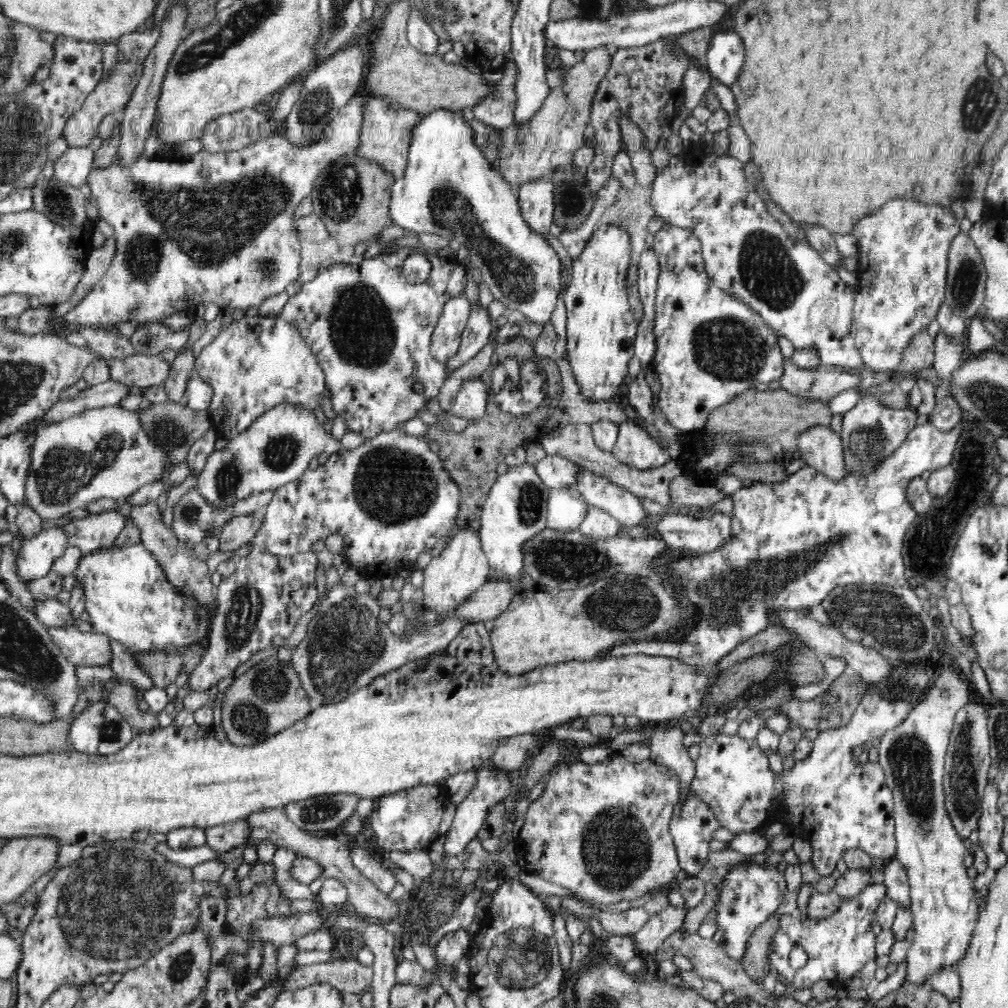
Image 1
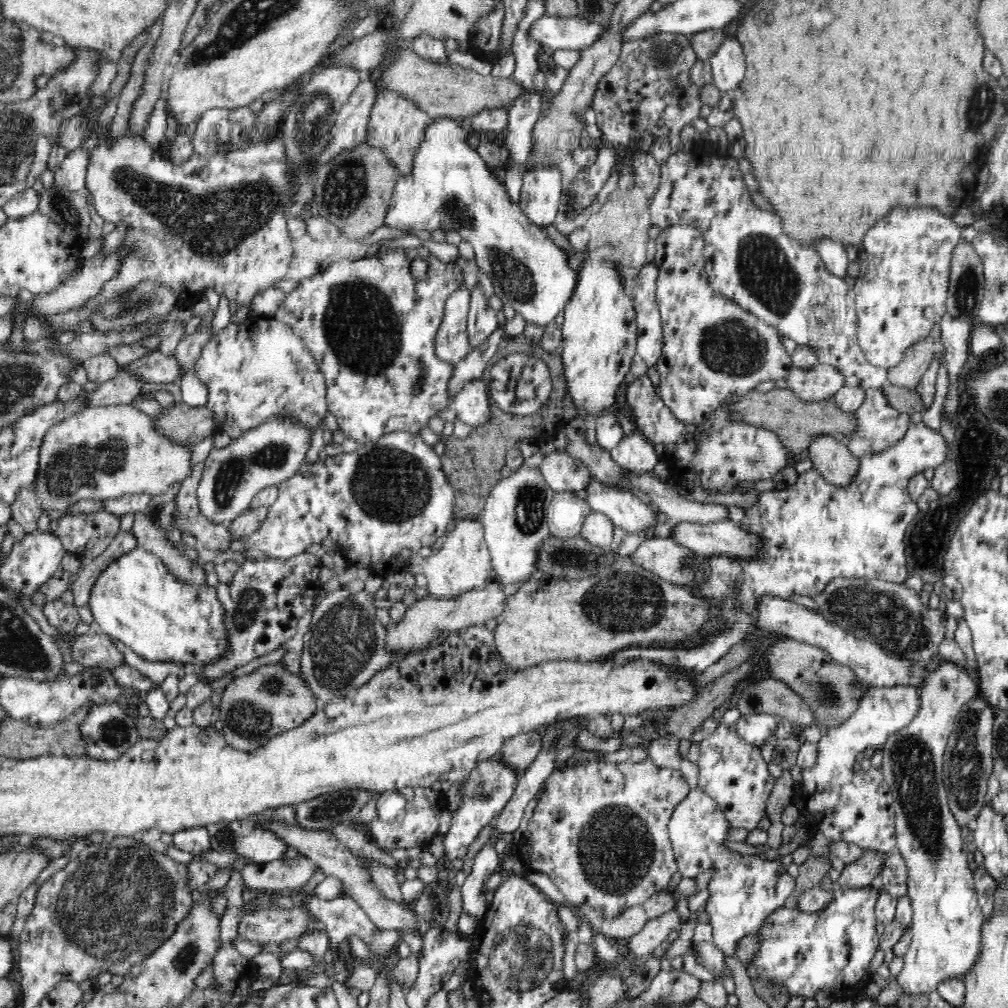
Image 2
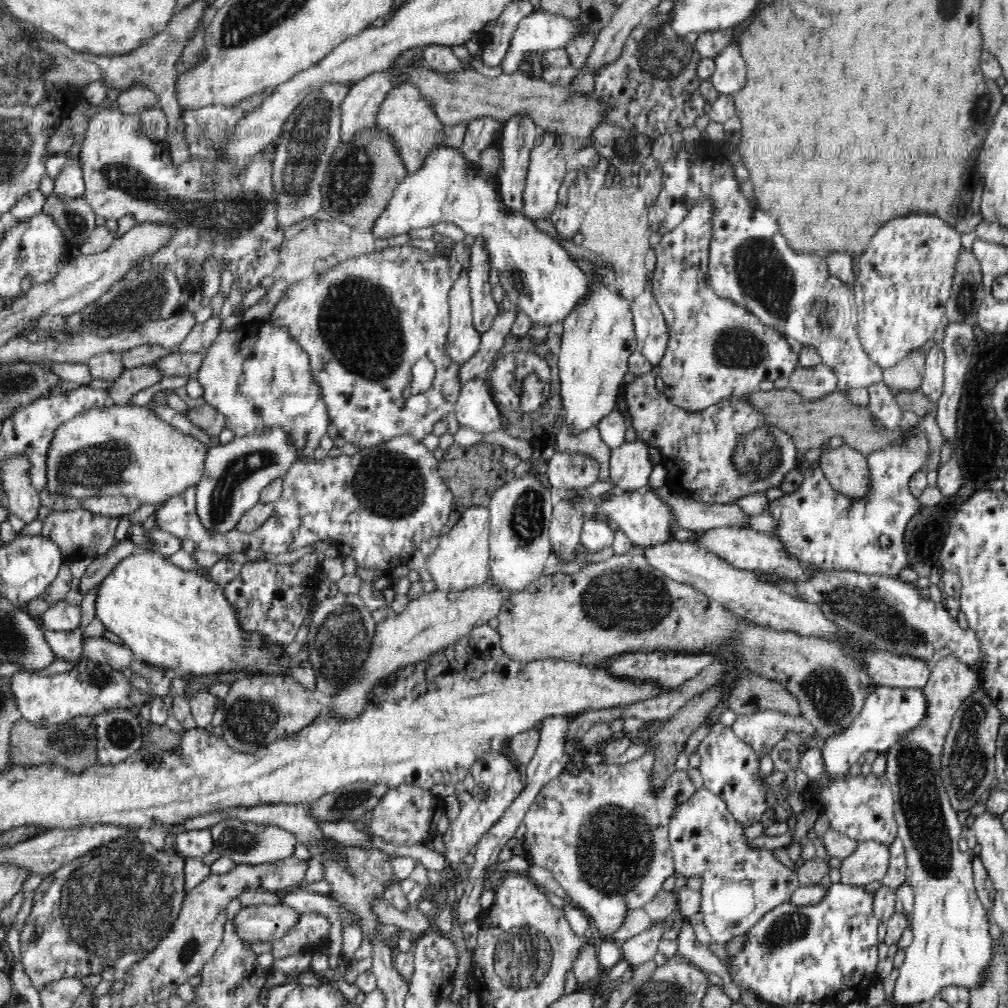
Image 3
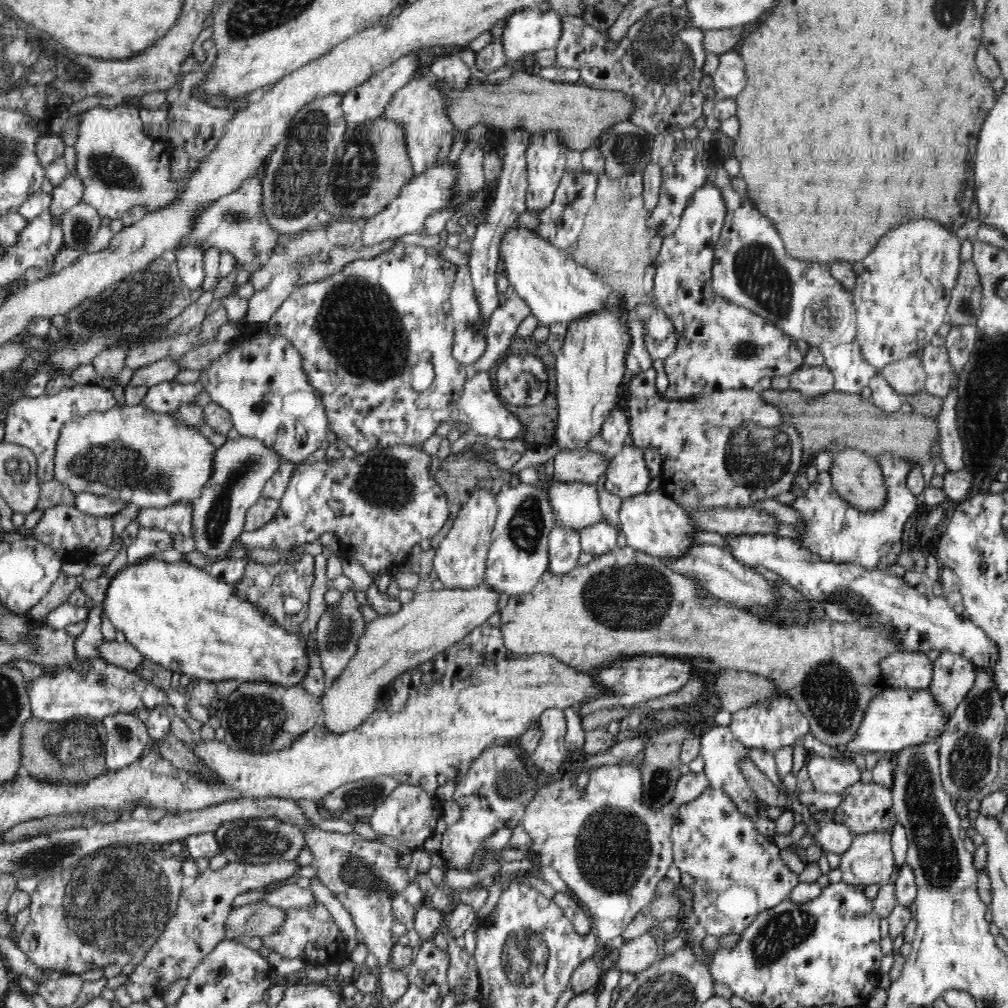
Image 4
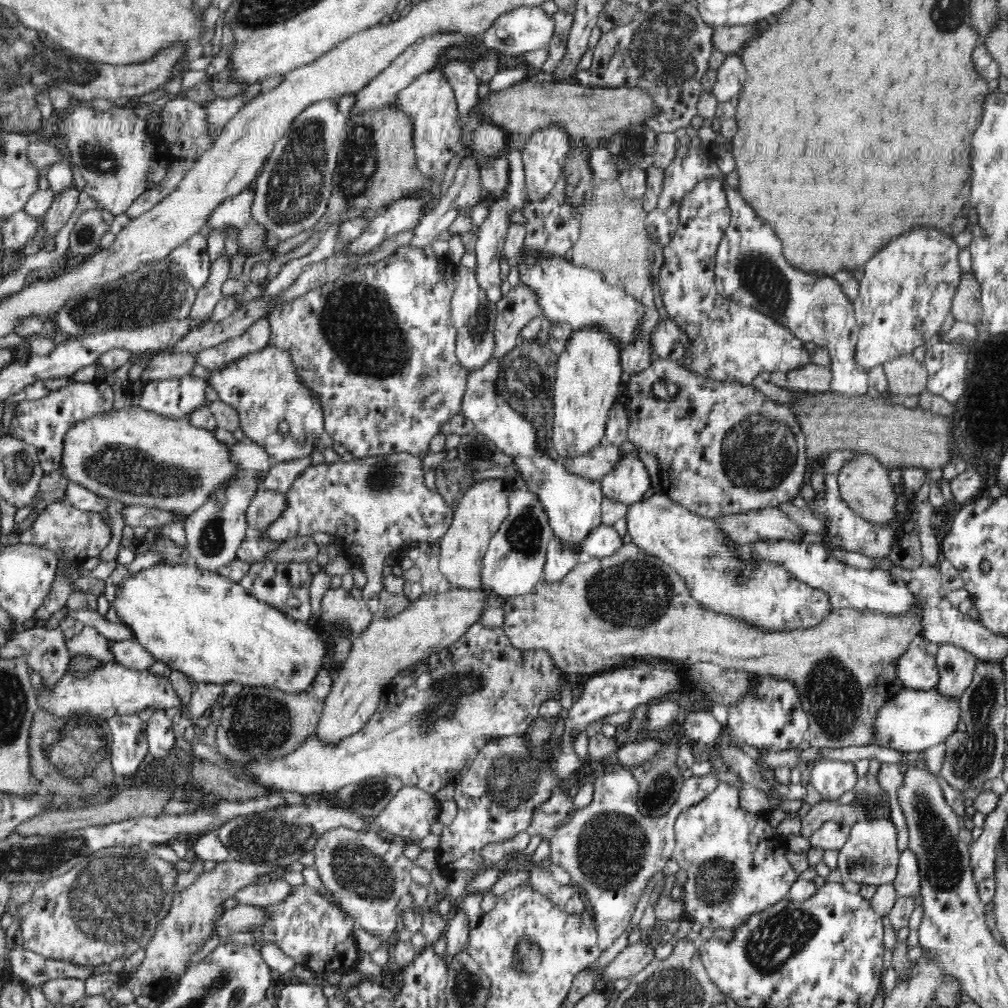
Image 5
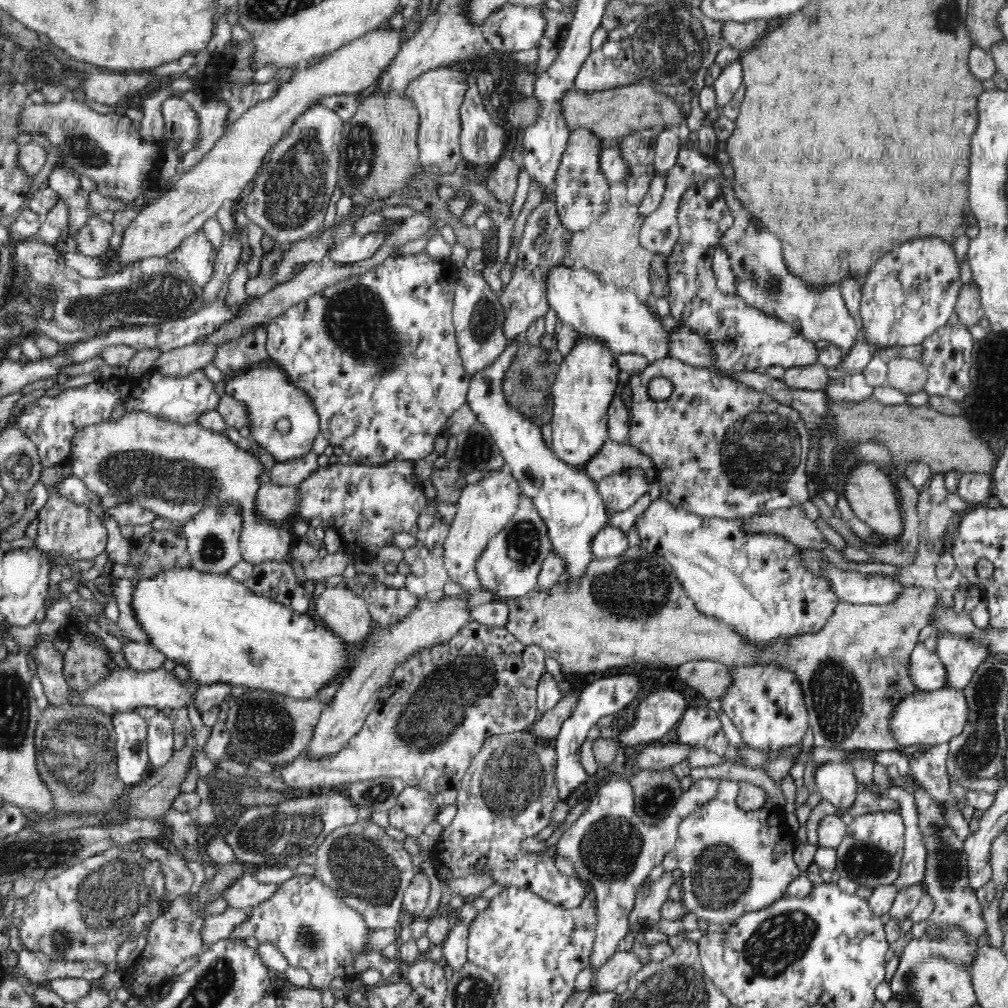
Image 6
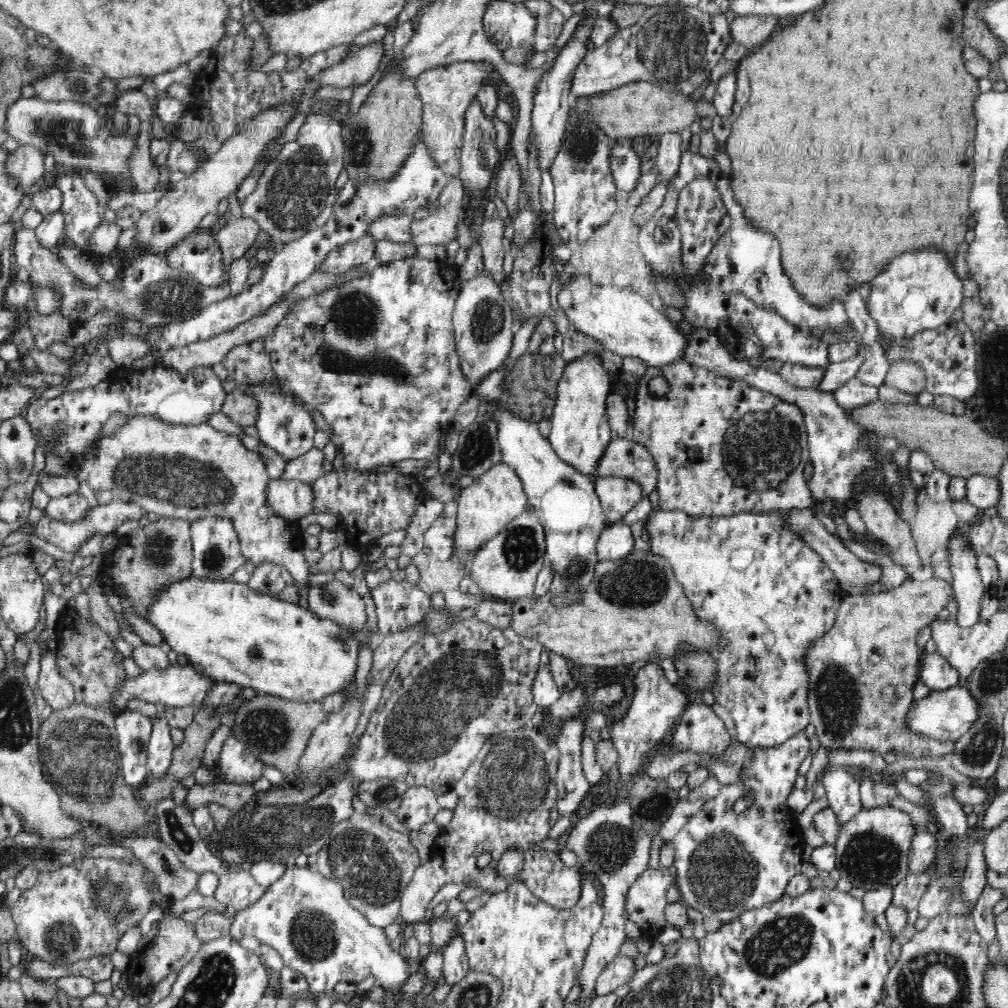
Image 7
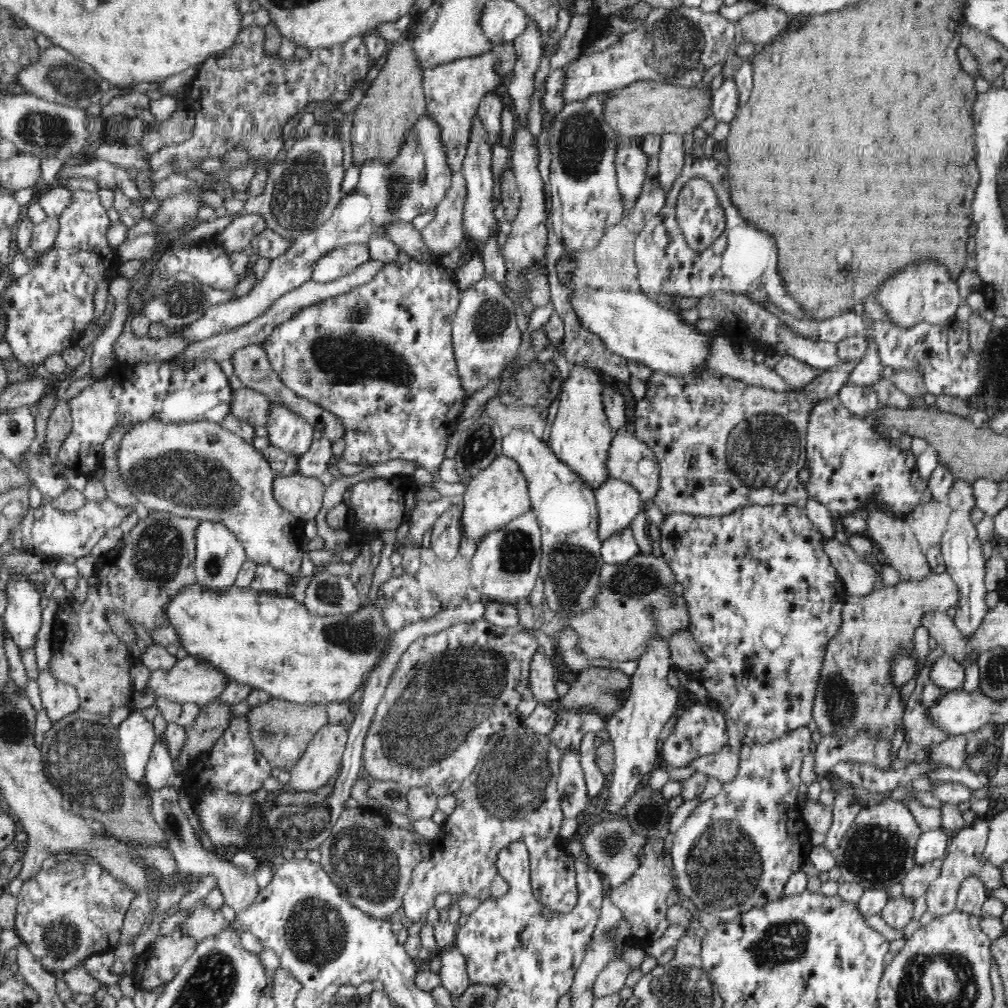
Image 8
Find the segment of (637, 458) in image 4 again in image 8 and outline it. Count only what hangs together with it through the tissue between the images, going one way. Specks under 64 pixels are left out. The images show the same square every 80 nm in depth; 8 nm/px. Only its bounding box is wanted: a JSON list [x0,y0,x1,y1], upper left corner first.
[595,478,640,541]

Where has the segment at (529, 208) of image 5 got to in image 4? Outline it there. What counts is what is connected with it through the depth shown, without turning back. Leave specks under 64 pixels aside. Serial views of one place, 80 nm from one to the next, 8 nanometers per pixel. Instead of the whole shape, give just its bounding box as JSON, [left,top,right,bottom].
[536,171,598,250]

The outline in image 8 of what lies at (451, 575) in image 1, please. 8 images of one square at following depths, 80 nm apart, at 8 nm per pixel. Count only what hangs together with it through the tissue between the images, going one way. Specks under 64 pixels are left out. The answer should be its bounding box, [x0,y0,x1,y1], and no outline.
[461,455,531,544]

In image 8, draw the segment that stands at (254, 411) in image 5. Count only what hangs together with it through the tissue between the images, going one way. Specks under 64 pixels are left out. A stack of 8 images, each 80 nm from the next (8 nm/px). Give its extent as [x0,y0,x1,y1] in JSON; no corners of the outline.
[264,402,315,458]

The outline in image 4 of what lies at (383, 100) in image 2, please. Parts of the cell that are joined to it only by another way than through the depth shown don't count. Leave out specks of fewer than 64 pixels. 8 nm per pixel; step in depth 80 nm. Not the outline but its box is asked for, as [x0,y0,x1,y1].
[381,74,456,174]

